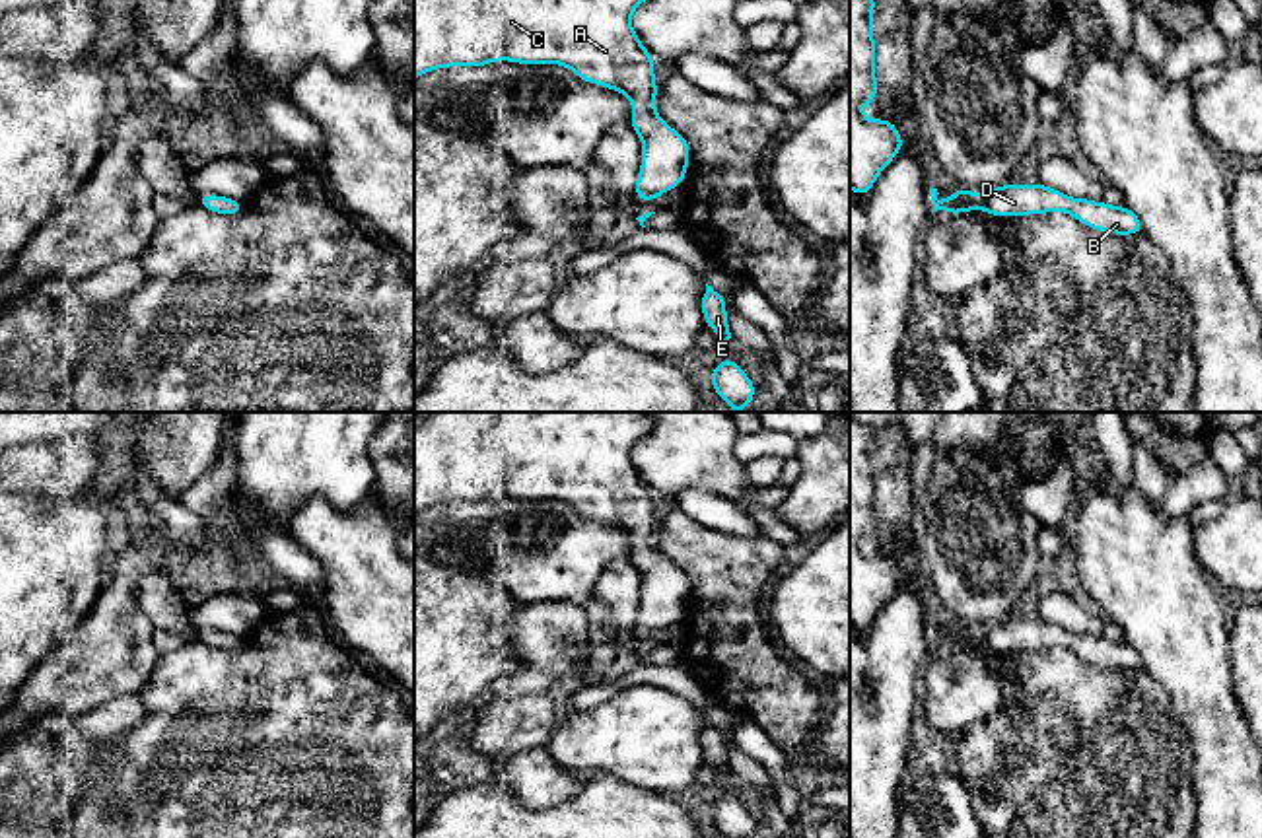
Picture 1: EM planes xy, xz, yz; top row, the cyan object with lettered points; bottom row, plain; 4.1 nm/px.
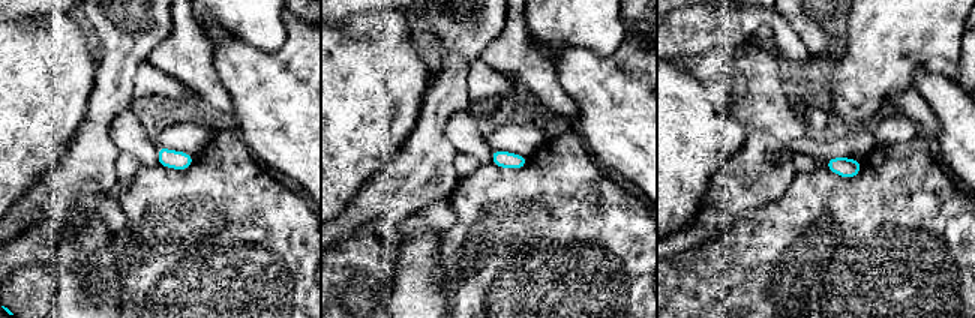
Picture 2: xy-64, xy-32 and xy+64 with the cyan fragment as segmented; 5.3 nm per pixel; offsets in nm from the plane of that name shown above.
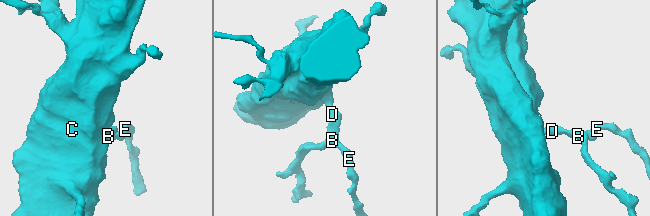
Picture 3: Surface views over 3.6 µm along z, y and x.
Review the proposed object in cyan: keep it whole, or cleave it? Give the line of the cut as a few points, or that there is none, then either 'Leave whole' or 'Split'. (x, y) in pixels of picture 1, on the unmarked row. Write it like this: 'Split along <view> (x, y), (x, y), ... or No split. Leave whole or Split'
No split. Leave whole

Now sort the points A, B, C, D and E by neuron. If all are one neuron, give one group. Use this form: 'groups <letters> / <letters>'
groups A B C D E

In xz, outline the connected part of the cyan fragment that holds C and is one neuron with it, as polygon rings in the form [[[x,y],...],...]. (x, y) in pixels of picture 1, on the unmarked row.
[[[432,412],[414,426],[414,515],[426,507],[451,502],[478,504],[509,496],[515,500],[560,500],[579,515],[614,525],[632,539],[632,566],[642,576],[642,601],[634,632],[655,636],[683,620],[690,583],[686,574],[669,562],[655,546],[655,494],[638,474],[630,453],[653,430],[648,412]]]

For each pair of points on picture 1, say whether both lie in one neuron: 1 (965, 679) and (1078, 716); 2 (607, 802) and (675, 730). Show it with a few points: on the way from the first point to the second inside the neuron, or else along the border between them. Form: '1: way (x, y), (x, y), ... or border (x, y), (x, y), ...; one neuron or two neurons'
1: border (977, 652), (998, 673), (1002, 704), (973, 726); two neurons
2: border (582, 782), (599, 774), (613, 774), (662, 794); two neurons

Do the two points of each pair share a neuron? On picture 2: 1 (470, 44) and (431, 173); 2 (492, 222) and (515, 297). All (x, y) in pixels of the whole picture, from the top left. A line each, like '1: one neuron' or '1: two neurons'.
1: one neuron
2: one neuron

